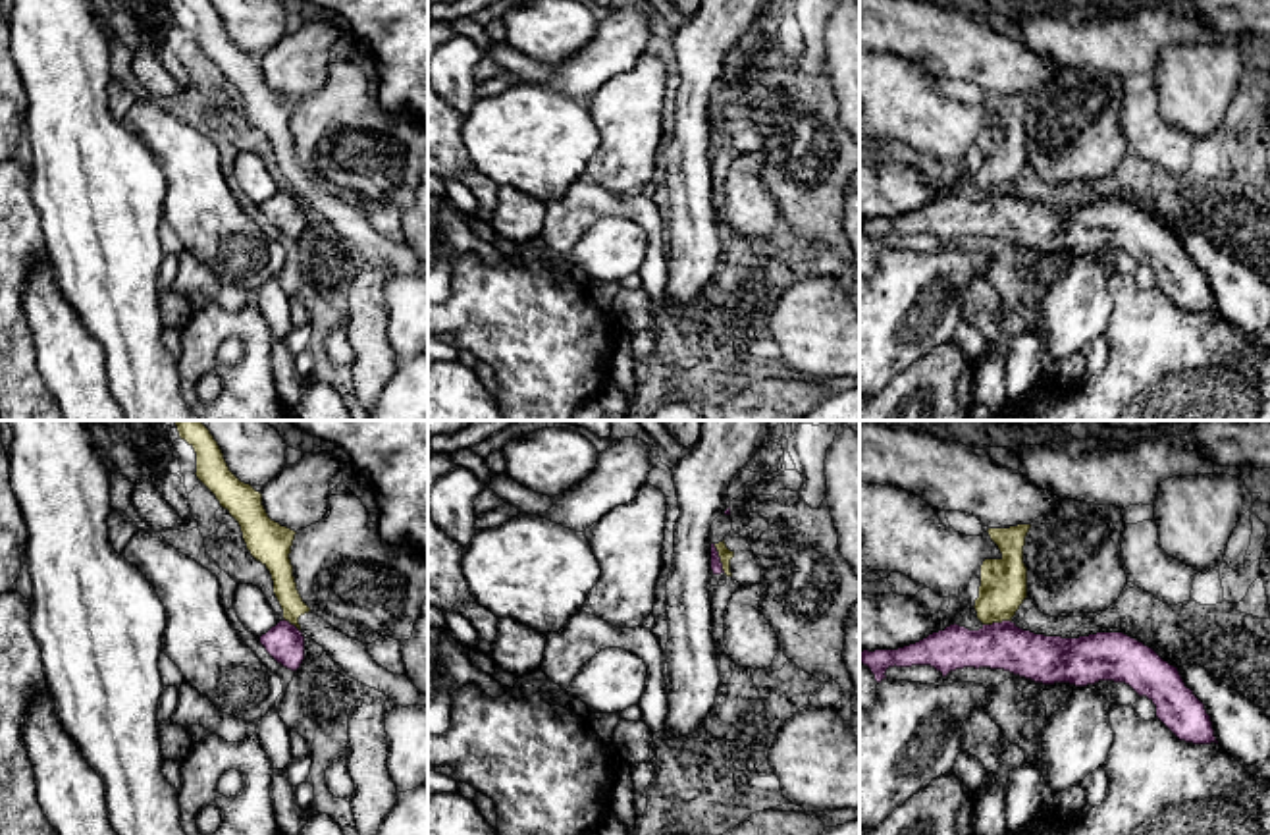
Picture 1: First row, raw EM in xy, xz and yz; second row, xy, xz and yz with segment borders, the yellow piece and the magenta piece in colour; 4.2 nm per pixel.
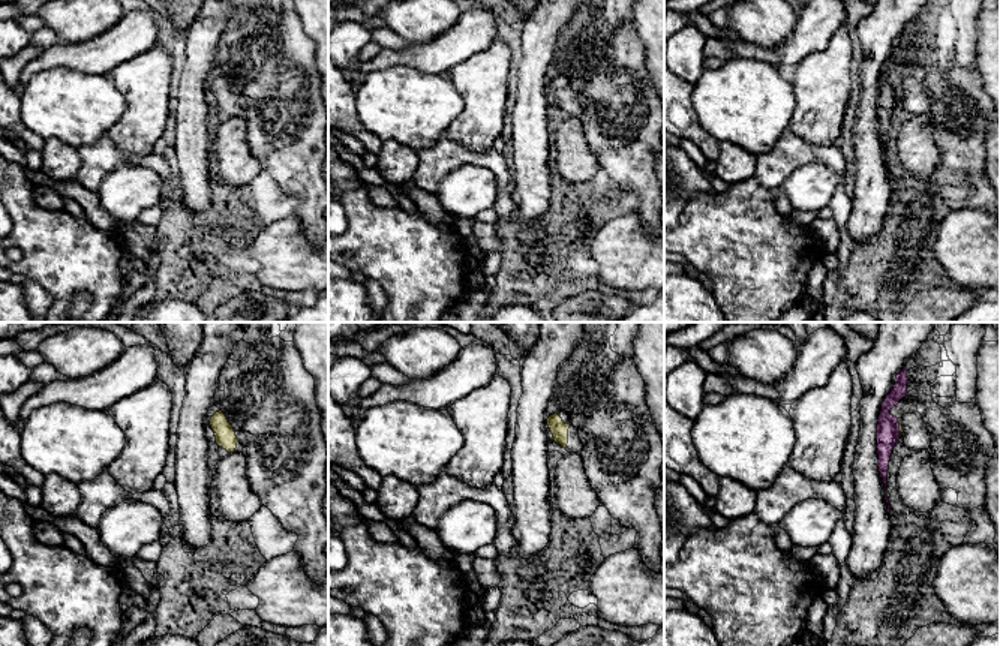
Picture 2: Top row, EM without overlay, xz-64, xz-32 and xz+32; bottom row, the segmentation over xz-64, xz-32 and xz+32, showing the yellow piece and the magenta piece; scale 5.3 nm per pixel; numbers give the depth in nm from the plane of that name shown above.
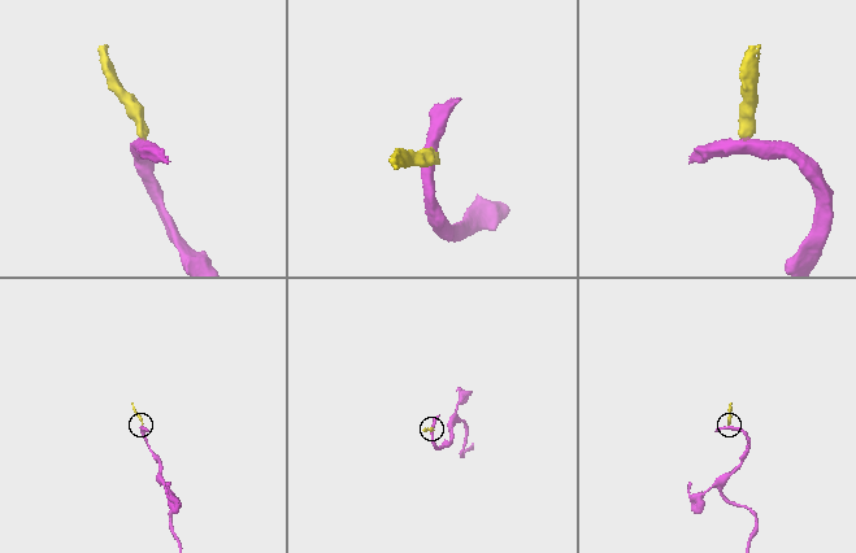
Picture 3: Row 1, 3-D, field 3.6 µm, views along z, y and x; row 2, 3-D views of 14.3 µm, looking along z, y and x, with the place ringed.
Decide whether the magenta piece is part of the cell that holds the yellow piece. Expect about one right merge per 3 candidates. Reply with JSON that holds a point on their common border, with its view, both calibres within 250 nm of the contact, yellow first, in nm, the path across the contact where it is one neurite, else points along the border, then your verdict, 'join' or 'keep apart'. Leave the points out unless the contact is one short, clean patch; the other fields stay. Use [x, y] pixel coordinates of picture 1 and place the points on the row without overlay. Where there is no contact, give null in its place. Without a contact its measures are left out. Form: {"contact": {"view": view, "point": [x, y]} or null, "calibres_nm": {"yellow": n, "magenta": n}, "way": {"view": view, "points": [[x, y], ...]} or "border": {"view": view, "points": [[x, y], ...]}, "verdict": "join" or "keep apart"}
{"contact": {"view": "xz", "point": [719, 124]}, "calibres_nm": {"yellow": 60, "magenta": 50}, "border": {"view": "xz", "points": [[714, 112], [725, 139]]}, "verdict": "keep apart"}

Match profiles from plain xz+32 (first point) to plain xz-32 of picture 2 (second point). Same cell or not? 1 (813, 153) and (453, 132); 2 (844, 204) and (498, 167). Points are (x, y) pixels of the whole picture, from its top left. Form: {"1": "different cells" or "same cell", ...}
{"1": "different cells", "2": "same cell"}

